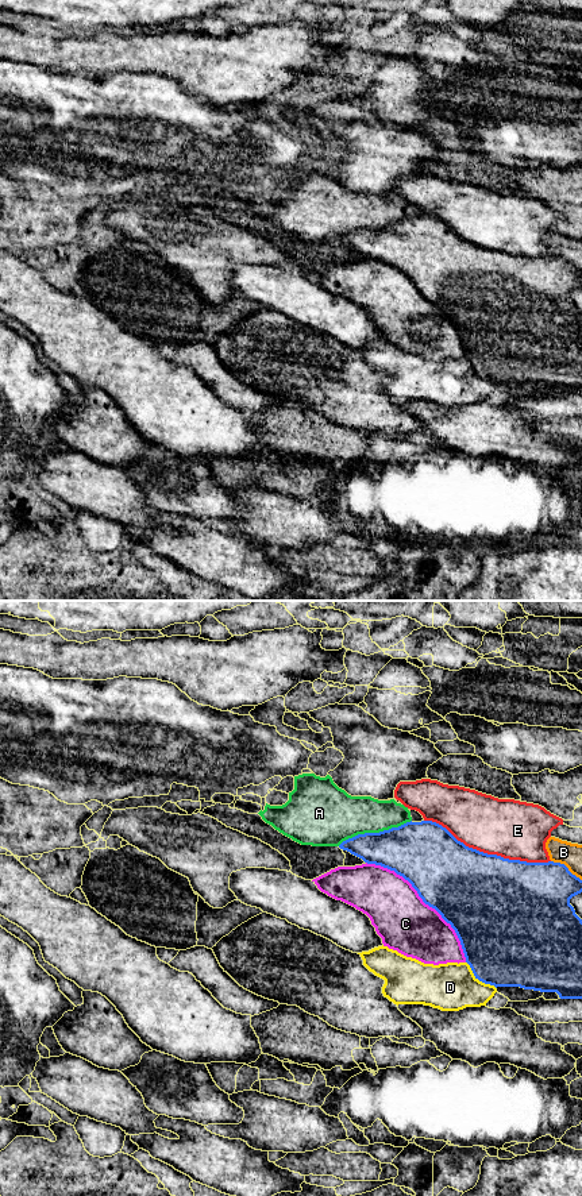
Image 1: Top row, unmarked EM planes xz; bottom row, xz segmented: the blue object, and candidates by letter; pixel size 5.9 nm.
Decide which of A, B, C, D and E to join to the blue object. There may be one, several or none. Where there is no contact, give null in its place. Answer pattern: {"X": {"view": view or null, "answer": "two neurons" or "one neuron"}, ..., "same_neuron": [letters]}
{"A": {"view": "xz", "answer": "two neurons"}, "B": {"view": "xz", "answer": "two neurons"}, "C": {"view": "xz", "answer": "two neurons"}, "D": {"view": "xz", "answer": "two neurons"}, "E": {"view": "xz", "answer": "two neurons"}, "same_neuron": []}

